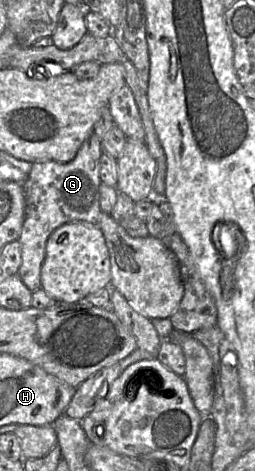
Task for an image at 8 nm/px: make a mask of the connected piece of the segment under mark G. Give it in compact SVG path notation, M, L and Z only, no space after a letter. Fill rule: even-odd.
M92 133L82 143L72 161L32 163L28 177L21 183L25 196L25 216L18 238L21 244L21 264L17 275L31 292L41 287L40 273L46 242L55 229L74 221L98 226L102 213L99 204L99 160L102 152L101 140Z

